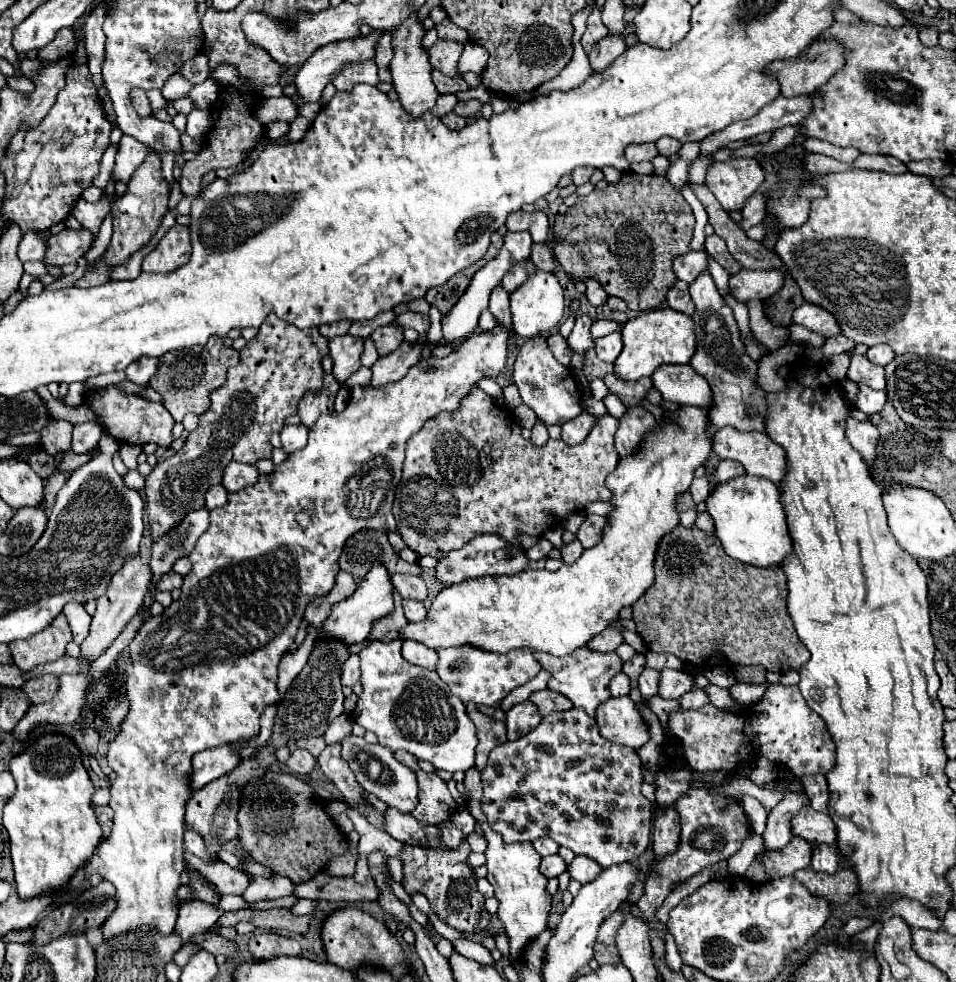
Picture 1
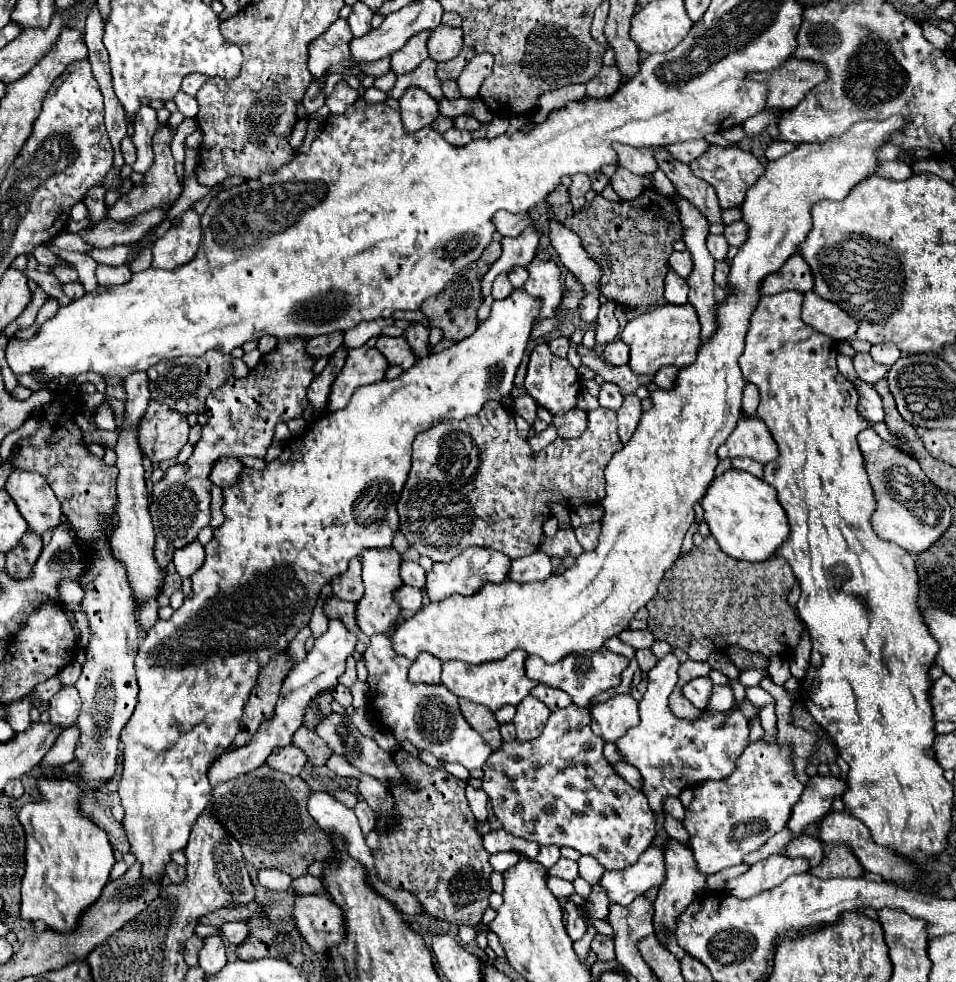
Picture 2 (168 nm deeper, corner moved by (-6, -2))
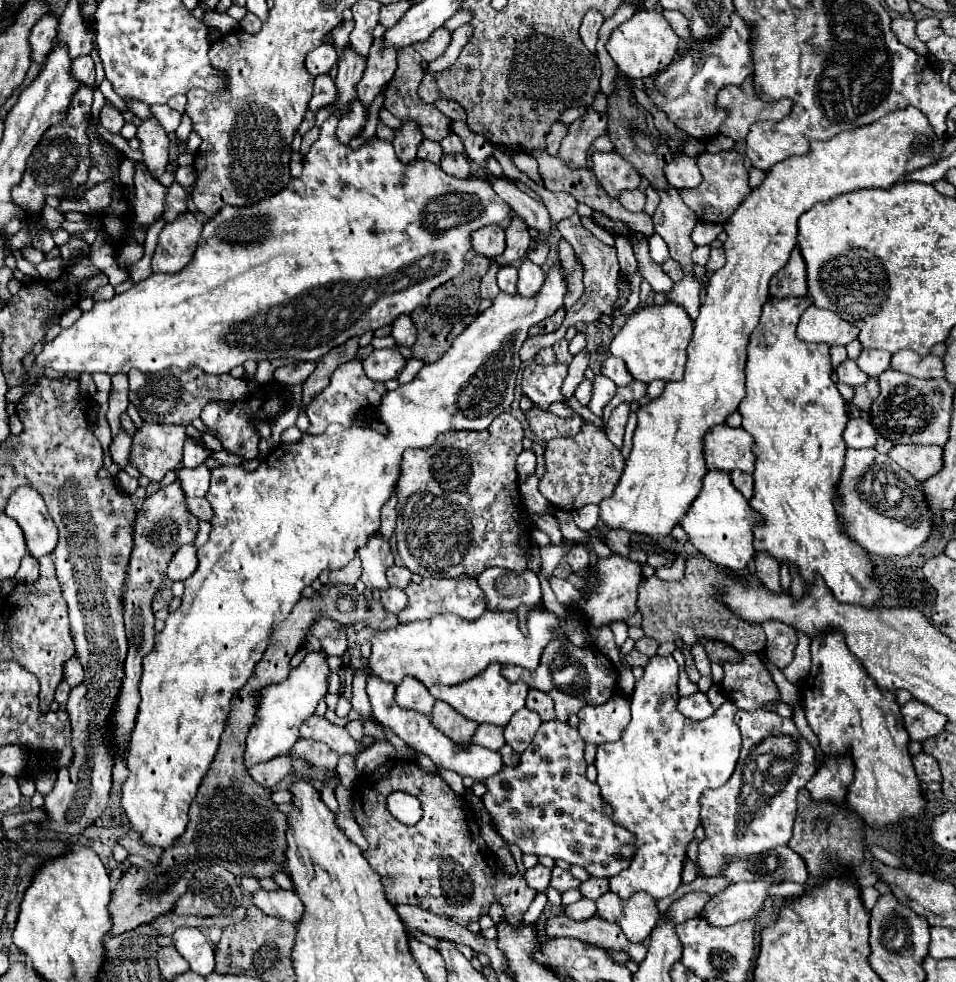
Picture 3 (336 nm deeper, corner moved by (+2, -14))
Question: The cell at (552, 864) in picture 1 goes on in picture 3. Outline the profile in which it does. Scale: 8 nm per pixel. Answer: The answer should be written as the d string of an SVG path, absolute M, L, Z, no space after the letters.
M554 868L552 870L552 882L550 886L554 886L556 890L564 892L564 890L570 890L570 888L578 888L582 882L578 878L574 878L568 870L562 870L562 868Z

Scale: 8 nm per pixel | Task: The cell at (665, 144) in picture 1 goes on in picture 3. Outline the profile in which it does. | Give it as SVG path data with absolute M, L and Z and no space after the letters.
M674 158L666 170L666 180L676 188L696 188L702 182L702 174L694 158Z

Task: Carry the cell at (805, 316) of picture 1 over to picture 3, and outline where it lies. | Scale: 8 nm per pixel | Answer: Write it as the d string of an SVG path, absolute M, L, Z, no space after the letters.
M814 304L800 316L798 322L798 338L804 342L824 342L828 346L846 346L848 342L858 338L858 328L838 314L820 310Z

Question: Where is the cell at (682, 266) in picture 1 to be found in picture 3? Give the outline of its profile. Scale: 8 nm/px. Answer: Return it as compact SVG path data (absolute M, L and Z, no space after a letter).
M668 258L668 260L662 264L662 268L664 268L664 272L672 278L672 282L680 282L680 280L682 280L682 276L684 276L682 266L680 266L674 258Z

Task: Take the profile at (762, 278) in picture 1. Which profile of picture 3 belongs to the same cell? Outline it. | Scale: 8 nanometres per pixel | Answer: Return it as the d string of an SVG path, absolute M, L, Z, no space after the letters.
M798 248L792 250L790 262L770 280L770 296L806 296L806 264Z

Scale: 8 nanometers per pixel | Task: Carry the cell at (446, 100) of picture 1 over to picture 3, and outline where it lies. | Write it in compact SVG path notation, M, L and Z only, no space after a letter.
M424 140L420 144L420 150L418 150L418 160L428 160L428 162L434 162L434 164L440 164L440 160L442 160L440 144L432 142L432 140Z

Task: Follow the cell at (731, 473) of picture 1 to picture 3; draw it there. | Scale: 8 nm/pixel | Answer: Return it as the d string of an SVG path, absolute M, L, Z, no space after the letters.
M736 470L736 472L730 472L730 476L732 476L732 484L742 492L742 496L744 496L746 500L750 500L750 498L752 498L752 490L754 490L752 474L744 474L744 472Z

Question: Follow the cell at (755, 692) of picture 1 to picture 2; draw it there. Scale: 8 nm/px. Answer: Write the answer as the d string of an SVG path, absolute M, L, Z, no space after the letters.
M782 656L770 657L767 670L772 682L774 682L774 684L778 684L778 686L784 686L784 684L788 682L788 678L792 676L792 674L790 674L788 658L782 658Z

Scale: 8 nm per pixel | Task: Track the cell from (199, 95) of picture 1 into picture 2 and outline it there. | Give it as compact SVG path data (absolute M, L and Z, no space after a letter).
M180 90L180 92L174 96L174 102L178 104L178 110L180 110L186 118L196 118L196 114L198 114L198 100L196 100L196 98L188 98L186 92Z

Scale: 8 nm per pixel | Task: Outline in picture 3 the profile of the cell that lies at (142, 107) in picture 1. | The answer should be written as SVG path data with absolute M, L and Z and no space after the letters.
M136 164L134 176L134 200L132 200L132 218L140 226L150 226L164 212L166 186L158 184L144 166Z

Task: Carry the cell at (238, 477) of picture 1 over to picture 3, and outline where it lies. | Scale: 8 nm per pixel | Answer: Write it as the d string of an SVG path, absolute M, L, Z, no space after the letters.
M200 464L196 468L176 468L176 478L178 478L186 498L206 496L208 484L210 484L210 470L204 464Z

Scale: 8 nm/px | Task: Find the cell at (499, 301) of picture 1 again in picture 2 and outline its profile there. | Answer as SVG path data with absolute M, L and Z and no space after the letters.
M502 274L500 278L496 278L496 282L494 282L494 286L492 286L492 298L494 298L494 300L508 298L508 294L512 294L512 290L514 290L514 286L510 284L508 276Z

